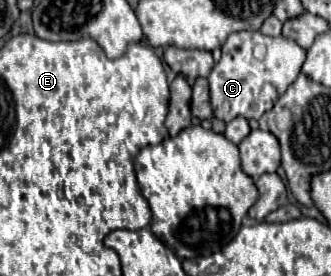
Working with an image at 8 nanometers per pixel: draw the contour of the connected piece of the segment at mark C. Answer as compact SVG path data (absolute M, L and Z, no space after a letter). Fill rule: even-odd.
M239 31L229 35L221 51L221 61L215 63L209 75L209 91L215 117L223 121L231 121L235 117L261 119L261 115L269 111L287 91L287 87L297 79L307 57L307 51L293 43L293 39L267 37L257 31ZM257 45L265 49L261 61L255 57Z

